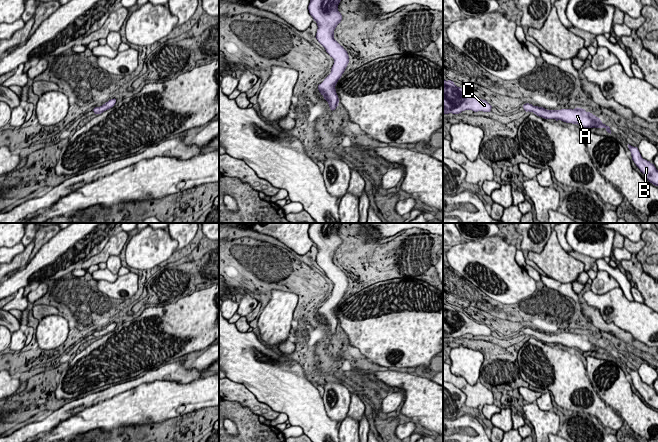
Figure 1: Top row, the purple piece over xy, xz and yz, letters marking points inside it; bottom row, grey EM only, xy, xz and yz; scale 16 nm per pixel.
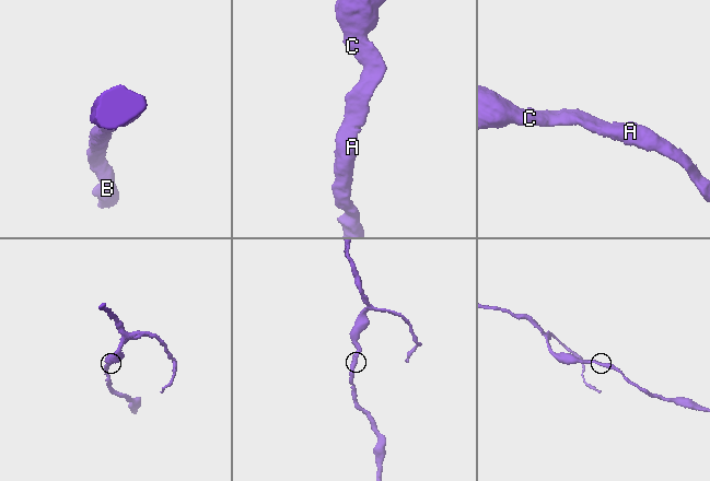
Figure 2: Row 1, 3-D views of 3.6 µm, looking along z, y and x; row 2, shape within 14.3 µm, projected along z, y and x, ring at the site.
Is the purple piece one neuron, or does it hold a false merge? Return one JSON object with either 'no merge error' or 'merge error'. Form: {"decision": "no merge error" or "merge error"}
{"decision": "no merge error"}

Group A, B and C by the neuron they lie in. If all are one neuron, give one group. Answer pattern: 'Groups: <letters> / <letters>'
Groups: A B C

